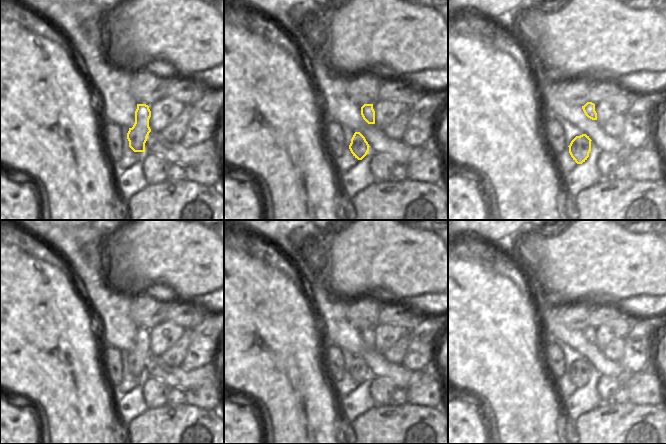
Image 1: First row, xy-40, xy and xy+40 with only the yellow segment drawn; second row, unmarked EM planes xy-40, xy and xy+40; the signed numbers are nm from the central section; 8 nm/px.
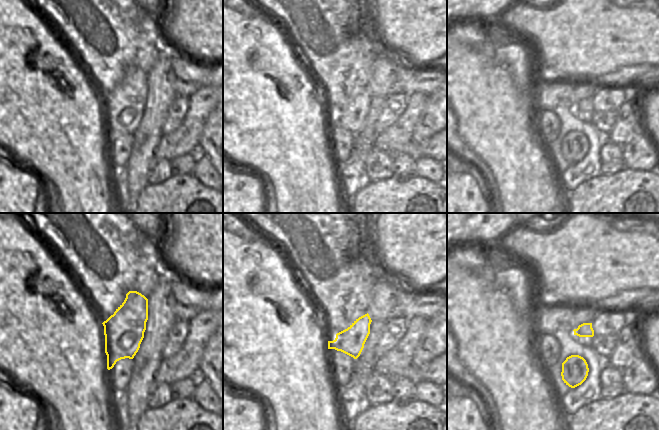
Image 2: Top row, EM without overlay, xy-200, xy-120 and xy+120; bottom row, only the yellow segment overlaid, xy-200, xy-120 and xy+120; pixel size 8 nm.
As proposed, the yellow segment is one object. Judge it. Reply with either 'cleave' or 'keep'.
keep

